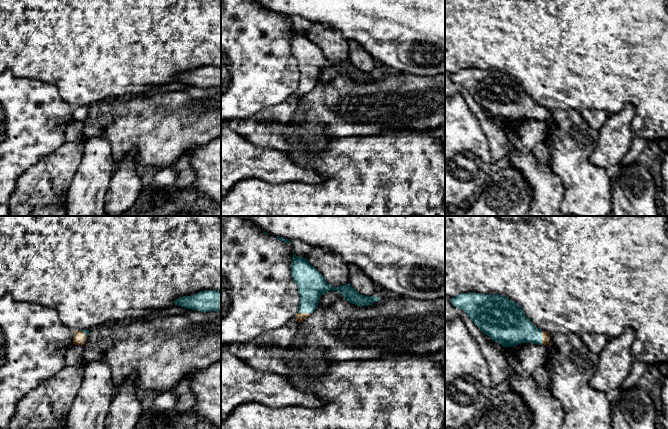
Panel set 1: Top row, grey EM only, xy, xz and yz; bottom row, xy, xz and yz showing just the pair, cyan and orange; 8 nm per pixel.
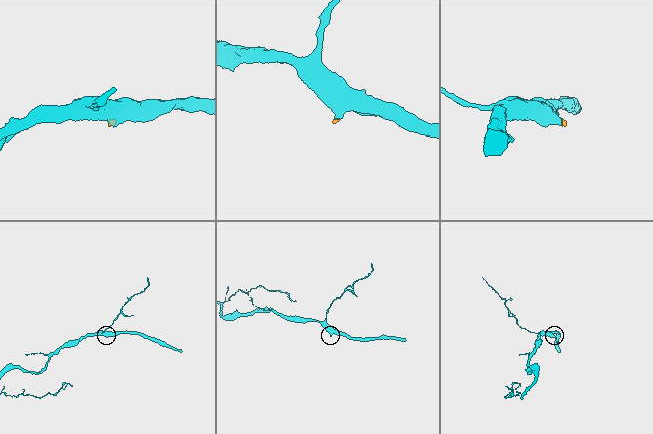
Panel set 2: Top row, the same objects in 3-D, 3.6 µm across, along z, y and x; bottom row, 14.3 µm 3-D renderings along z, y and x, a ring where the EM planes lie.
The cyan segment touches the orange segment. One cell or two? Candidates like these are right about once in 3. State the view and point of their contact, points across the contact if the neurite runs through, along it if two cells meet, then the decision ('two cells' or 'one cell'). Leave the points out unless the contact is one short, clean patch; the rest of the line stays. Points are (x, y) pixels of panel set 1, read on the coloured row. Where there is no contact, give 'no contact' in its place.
meets cyan in yz at (541, 337); one cell

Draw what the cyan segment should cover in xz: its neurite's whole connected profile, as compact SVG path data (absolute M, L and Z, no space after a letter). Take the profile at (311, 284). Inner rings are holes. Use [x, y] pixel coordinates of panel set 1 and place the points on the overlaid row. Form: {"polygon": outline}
{"polygon": "M293 253L291 275L298 287L300 297L299 311L296 319L302 322L317 308L320 297L328 291L341 293L345 300L357 306L371 305L381 298L376 295L361 295L350 283L340 287L332 287L322 274L313 267L307 258L298 257Z"}

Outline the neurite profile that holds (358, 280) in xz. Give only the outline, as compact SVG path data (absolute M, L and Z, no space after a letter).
M349 265L349 283L361 295L375 295L375 284L356 265Z

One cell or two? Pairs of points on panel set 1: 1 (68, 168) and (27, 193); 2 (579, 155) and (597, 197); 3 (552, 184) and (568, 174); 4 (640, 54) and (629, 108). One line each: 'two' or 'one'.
1: one
2: one
3: two
4: two

